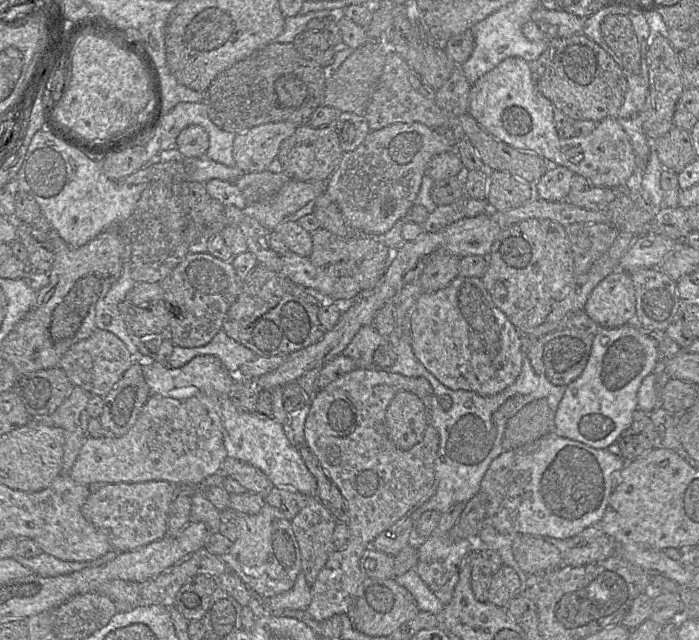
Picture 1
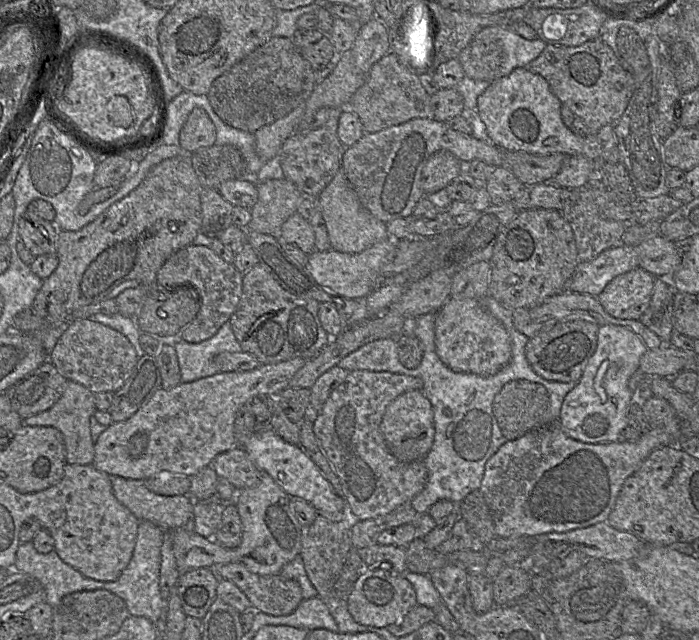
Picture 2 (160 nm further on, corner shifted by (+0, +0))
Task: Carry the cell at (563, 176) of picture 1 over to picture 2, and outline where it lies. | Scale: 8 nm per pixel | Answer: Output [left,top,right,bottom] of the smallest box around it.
[552,155,597,189]

